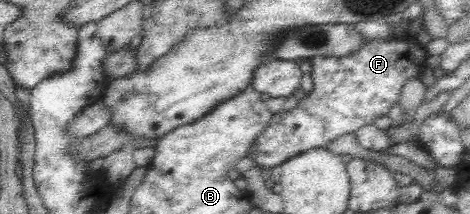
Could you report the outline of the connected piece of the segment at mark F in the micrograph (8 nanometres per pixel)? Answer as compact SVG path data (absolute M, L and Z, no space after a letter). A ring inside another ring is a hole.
M405 36L394 39L364 39L355 51L344 56L313 56L308 60L311 64L312 90L298 101L296 108L289 112L282 110L273 116L249 155L262 168L278 166L286 159L298 156L300 152L306 152L310 148L326 147L332 140L344 134L355 134L364 126L372 125L378 118L388 117L389 111L399 104L400 93L406 82L410 82L412 78L418 79L423 68L433 63L424 46L414 37Z

